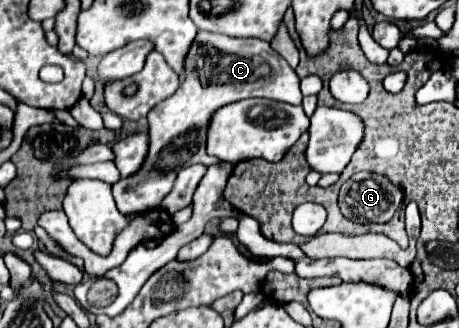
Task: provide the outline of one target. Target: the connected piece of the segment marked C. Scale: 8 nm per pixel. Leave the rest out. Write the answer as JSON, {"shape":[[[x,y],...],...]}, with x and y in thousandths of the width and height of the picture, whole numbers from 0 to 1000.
{"shape":[[[431,98],[405,171],[405,213],[397,220],[392,268],[322,348],[327,445],[305,518],[248,561],[244,591],[257,640],[266,652],[283,652],[340,634],[353,604],[370,591],[392,506],[405,512],[431,494],[462,506],[479,494],[449,470],[449,390],[466,335],[532,299],[588,299],[623,317],[649,317],[649,305],[658,305],[649,250],[645,220],[588,146],[584,128],[562,116],[505,116],[488,104]]]}

